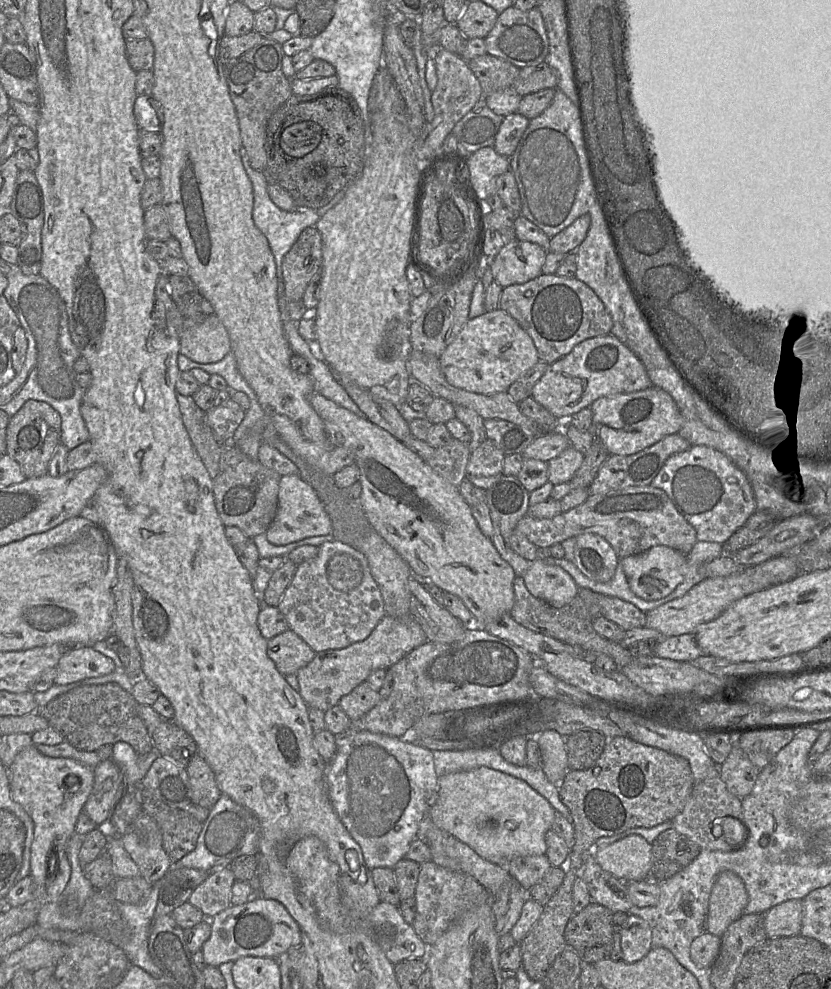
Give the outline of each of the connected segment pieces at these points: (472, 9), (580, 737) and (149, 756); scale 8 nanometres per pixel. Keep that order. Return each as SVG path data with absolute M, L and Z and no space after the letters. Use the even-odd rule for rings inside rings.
M473 1L467 3L455 24L467 39L484 39L494 27L497 17L497 12L484 2Z
M584 730L568 736L565 740L569 769L580 771L594 766L608 738L598 731Z
M124 741L116 742L112 748L111 759L121 770L127 788L137 786L147 774L152 763L161 756L155 747L145 755L137 754L133 747Z

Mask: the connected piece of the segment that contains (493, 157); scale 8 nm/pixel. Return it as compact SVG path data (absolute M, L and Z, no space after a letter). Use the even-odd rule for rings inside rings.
M481 148L467 156L470 182L480 200L496 195L498 177L510 171L509 158L498 154L494 148Z

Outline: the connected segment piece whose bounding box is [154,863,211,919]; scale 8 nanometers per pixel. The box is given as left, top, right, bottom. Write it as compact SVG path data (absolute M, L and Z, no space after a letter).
M173 867L160 879L159 898L155 919L162 915L172 914L173 910L187 902L192 892L211 873L186 867Z

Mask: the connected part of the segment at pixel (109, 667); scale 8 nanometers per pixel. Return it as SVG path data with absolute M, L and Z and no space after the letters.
M93 646L70 647L57 664L55 684L65 685L86 678L99 677L115 671L113 660Z

